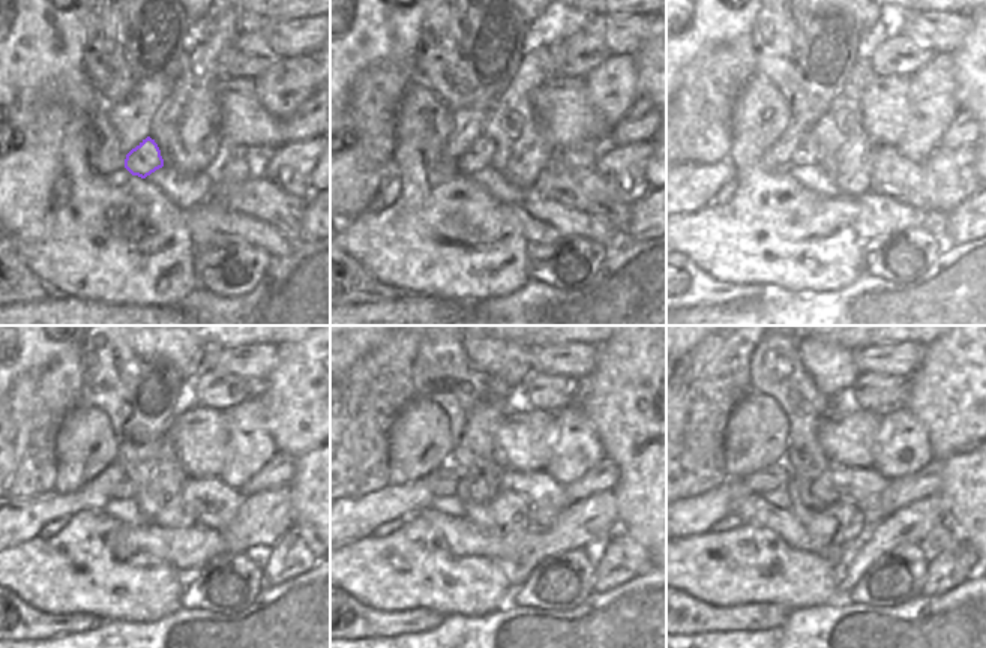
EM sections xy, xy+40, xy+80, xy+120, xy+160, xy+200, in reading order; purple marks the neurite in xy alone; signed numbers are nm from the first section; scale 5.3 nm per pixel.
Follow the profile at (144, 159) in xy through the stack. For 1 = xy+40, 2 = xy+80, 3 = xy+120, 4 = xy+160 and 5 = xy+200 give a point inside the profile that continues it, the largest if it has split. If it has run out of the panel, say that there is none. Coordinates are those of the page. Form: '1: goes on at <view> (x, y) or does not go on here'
1: goes on at xy+40 (479, 155)
2: goes on at xy+80 (806, 155)
3: goes on at xy+120 (126, 489)
4: goes on at xy+160 (443, 482)
5: goes on at xy+200 (778, 476)

